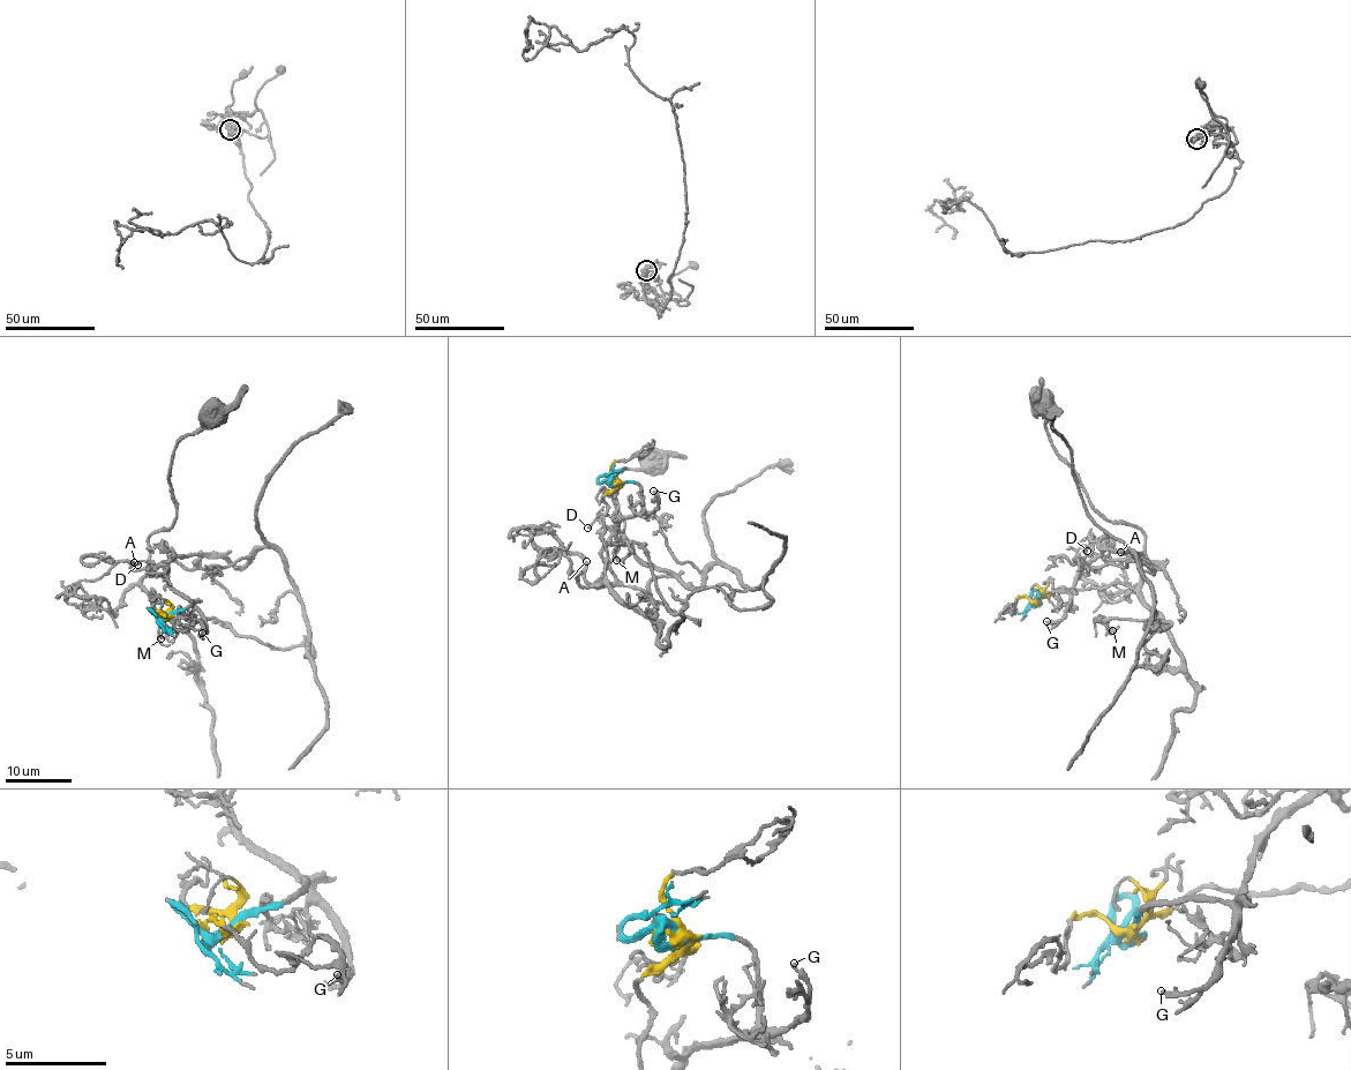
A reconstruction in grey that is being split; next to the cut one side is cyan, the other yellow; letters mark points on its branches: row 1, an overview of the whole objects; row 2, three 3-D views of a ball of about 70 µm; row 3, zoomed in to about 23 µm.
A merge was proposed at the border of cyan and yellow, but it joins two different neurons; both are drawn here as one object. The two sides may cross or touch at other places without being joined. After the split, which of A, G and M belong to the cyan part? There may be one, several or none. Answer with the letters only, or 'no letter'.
G, M

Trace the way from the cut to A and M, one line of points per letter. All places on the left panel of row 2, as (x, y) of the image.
A: (166, 618), (152, 607), (154, 592), (141, 584), (148, 571), (132, 567), (134, 562)
M: (164, 618), (192, 604), (167, 581), (172, 559), (237, 567), (272, 547), (313, 651), (204, 619), (160, 638)

